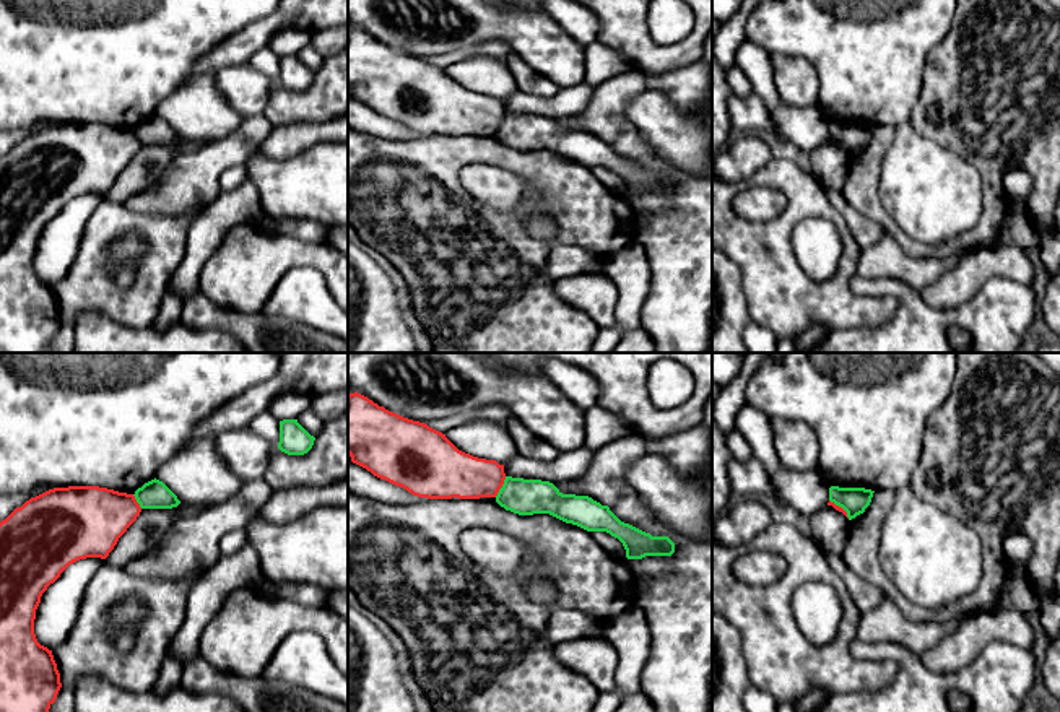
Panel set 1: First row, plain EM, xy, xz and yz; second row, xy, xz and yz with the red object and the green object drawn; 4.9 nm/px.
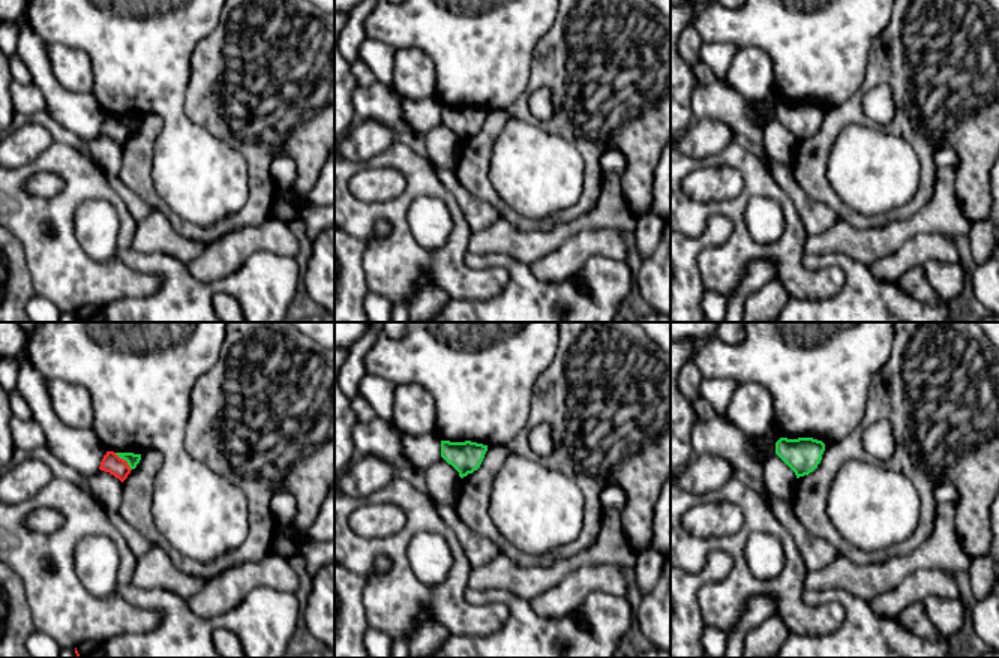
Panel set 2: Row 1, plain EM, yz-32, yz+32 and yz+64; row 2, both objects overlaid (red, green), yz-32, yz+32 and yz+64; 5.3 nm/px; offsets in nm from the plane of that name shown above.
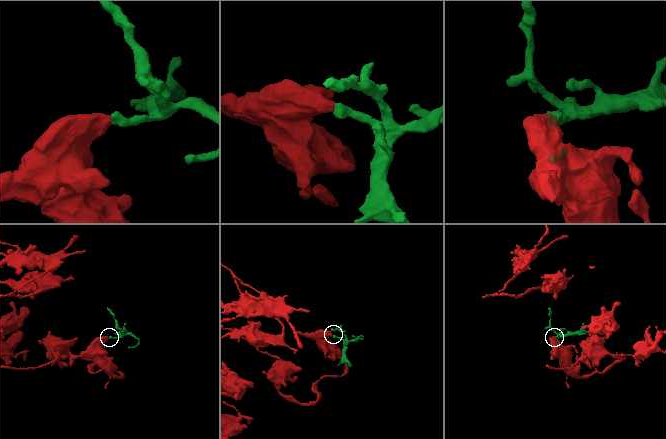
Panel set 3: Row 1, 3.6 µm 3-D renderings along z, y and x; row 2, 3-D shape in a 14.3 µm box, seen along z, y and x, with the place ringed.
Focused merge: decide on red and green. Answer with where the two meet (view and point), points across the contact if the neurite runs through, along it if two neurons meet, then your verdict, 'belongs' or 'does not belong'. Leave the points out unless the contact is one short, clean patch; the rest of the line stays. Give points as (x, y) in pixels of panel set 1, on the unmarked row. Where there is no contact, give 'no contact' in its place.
xz (501, 122) | along xz (506, 112), (495, 132) | does not belong

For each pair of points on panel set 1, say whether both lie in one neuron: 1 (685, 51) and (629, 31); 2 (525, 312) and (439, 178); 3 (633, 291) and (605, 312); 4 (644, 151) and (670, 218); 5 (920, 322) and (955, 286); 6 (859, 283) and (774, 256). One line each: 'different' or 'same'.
1: same
2: same
3: different
4: same
5: different
6: different

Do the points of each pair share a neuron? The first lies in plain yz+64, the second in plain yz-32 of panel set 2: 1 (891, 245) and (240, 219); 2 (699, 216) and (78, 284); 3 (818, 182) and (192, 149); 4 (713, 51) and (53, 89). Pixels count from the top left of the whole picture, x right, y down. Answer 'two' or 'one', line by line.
1: two
2: one
3: two
4: one

